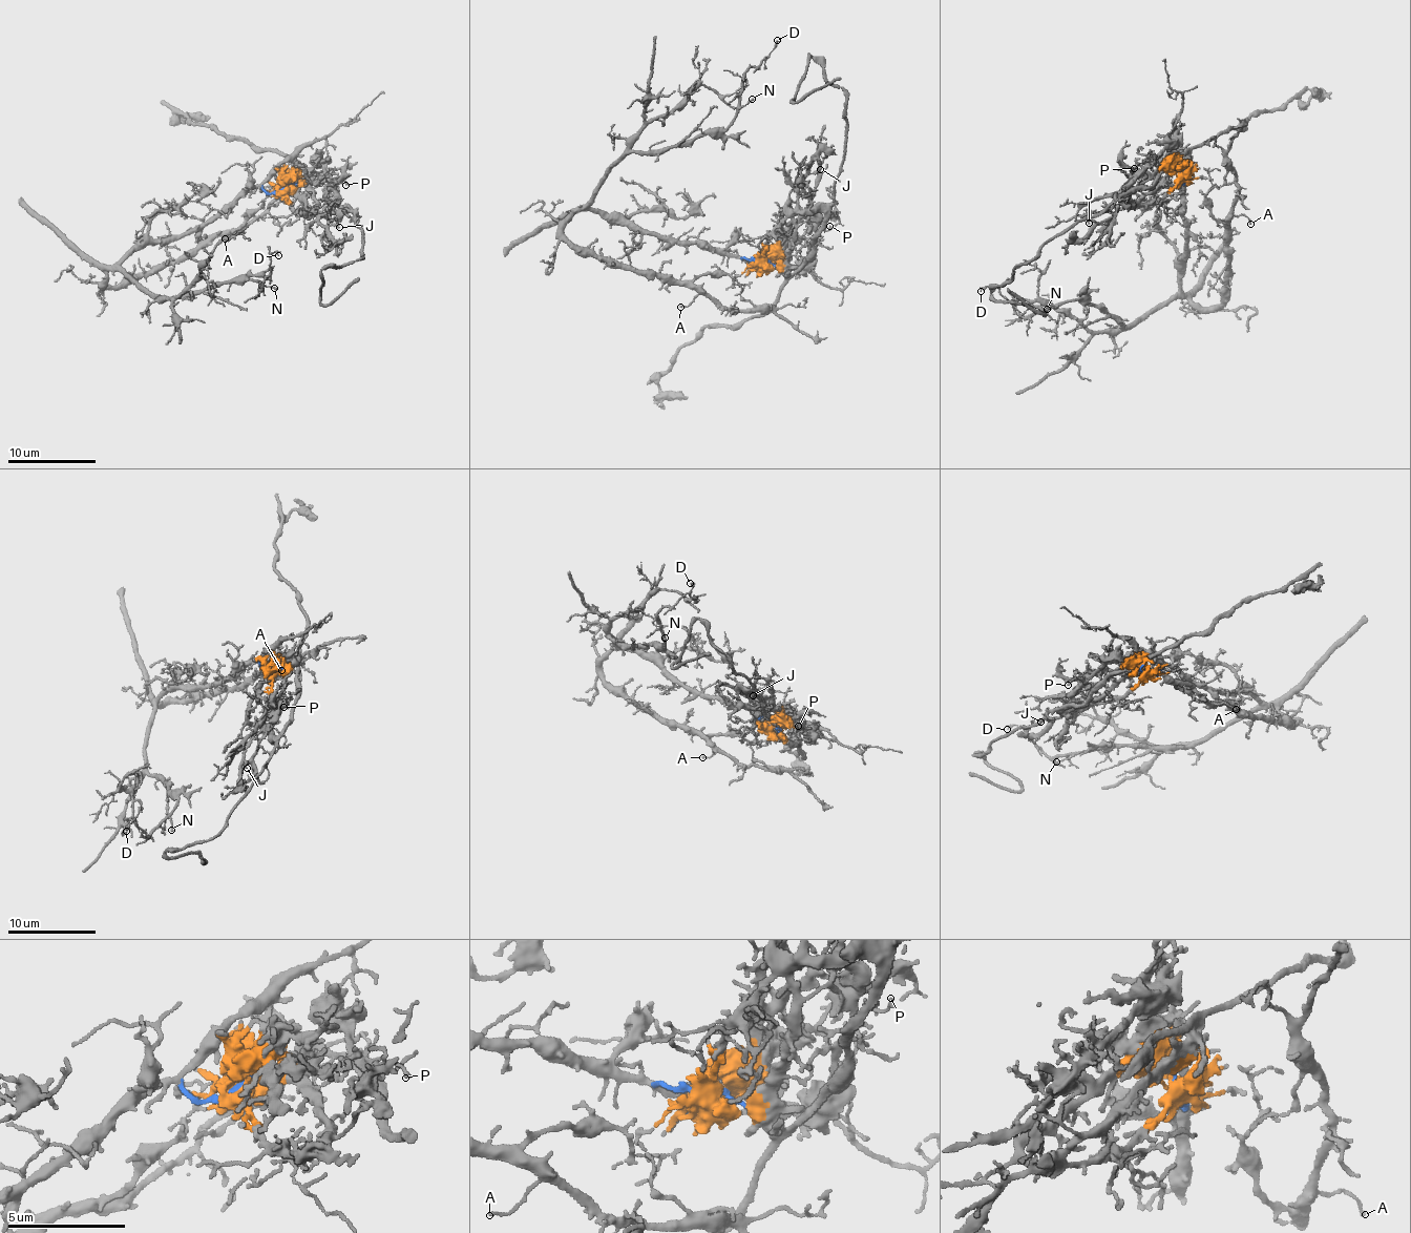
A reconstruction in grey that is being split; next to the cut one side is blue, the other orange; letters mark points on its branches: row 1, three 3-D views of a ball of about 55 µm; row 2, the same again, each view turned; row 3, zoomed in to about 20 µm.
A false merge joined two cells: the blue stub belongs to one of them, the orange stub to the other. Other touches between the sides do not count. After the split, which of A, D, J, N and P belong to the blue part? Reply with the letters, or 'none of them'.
A, D, N

